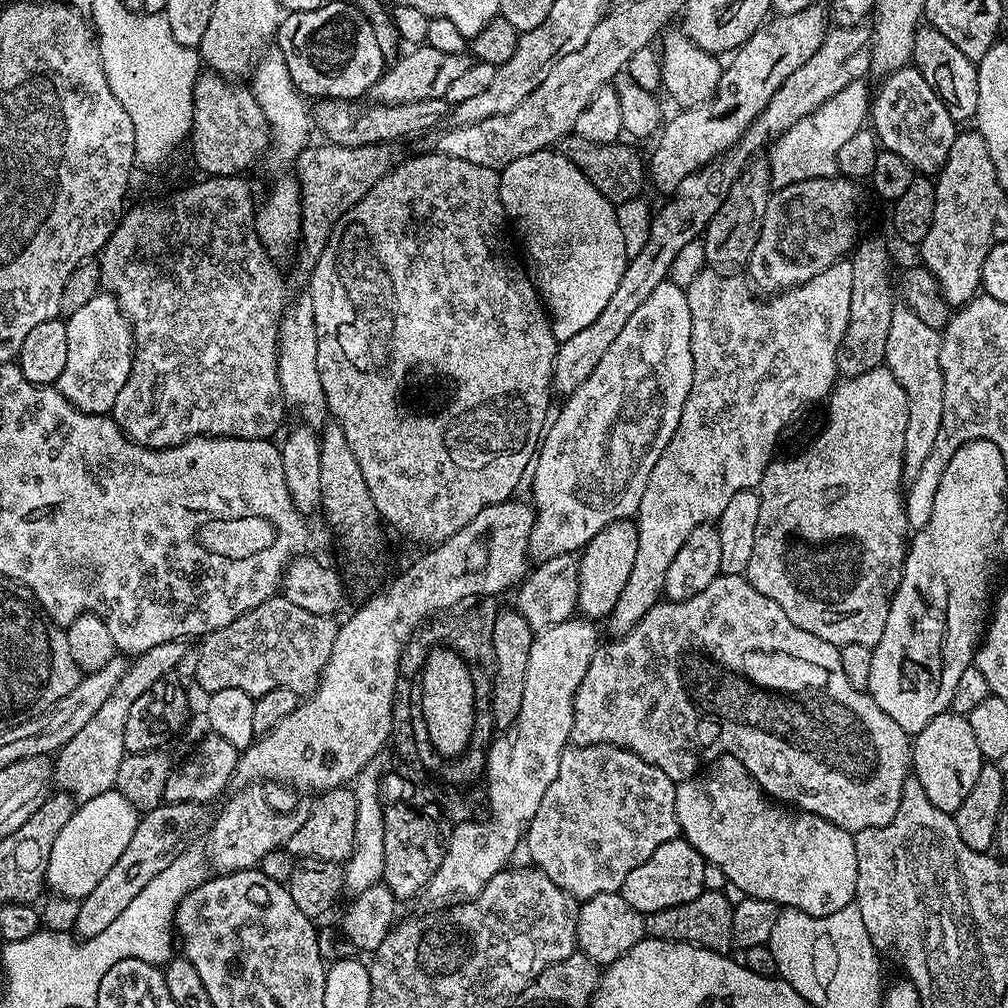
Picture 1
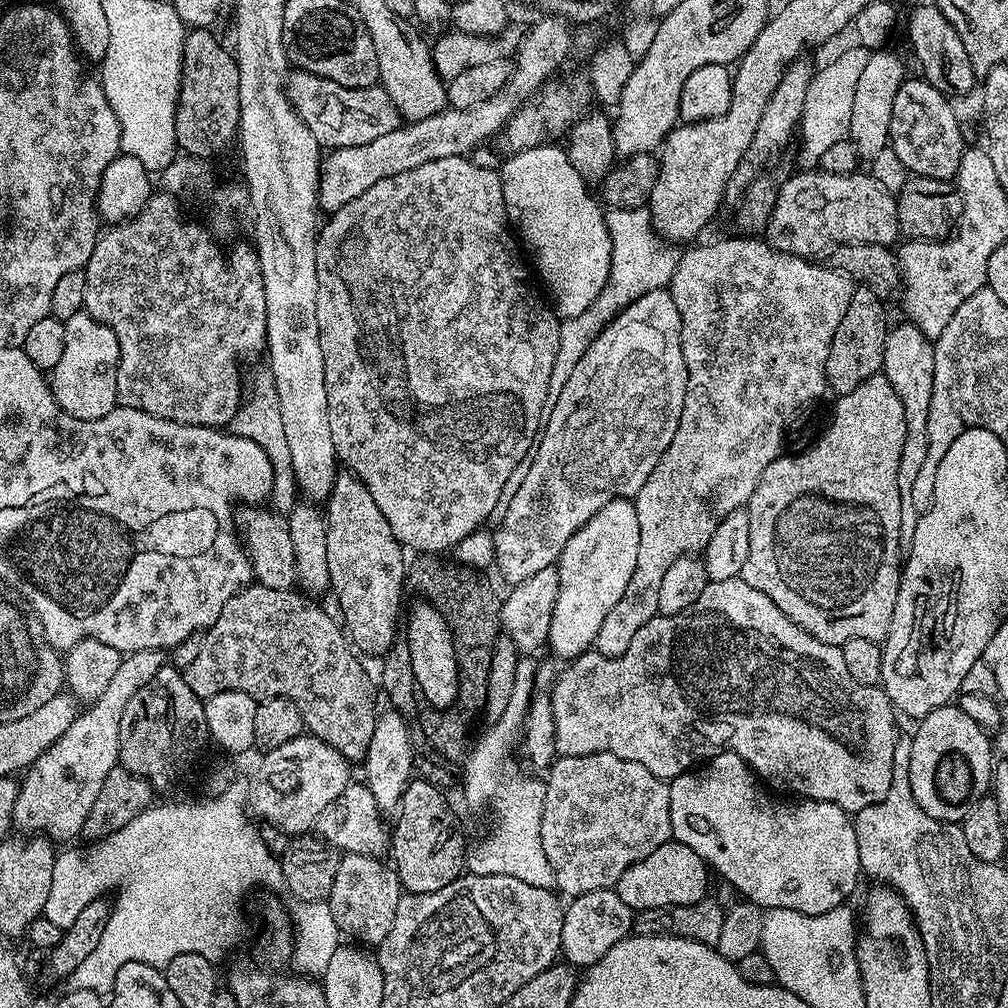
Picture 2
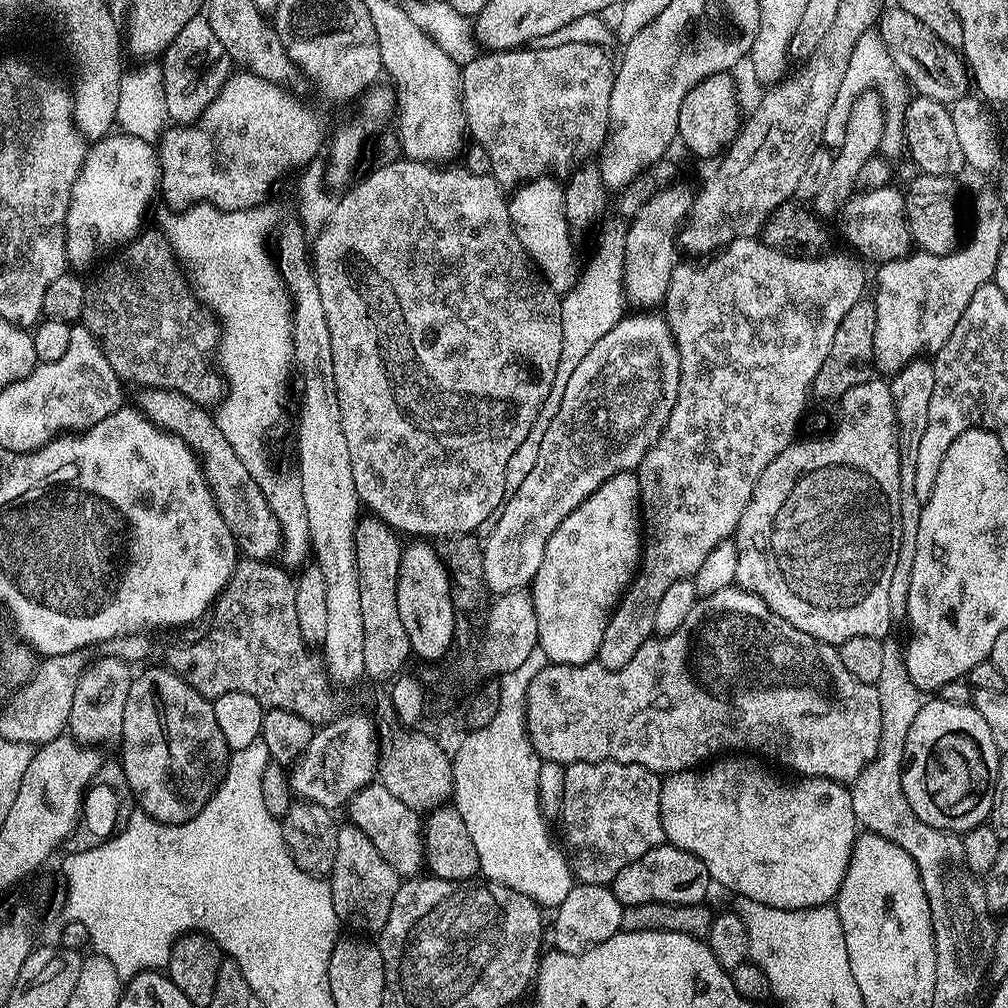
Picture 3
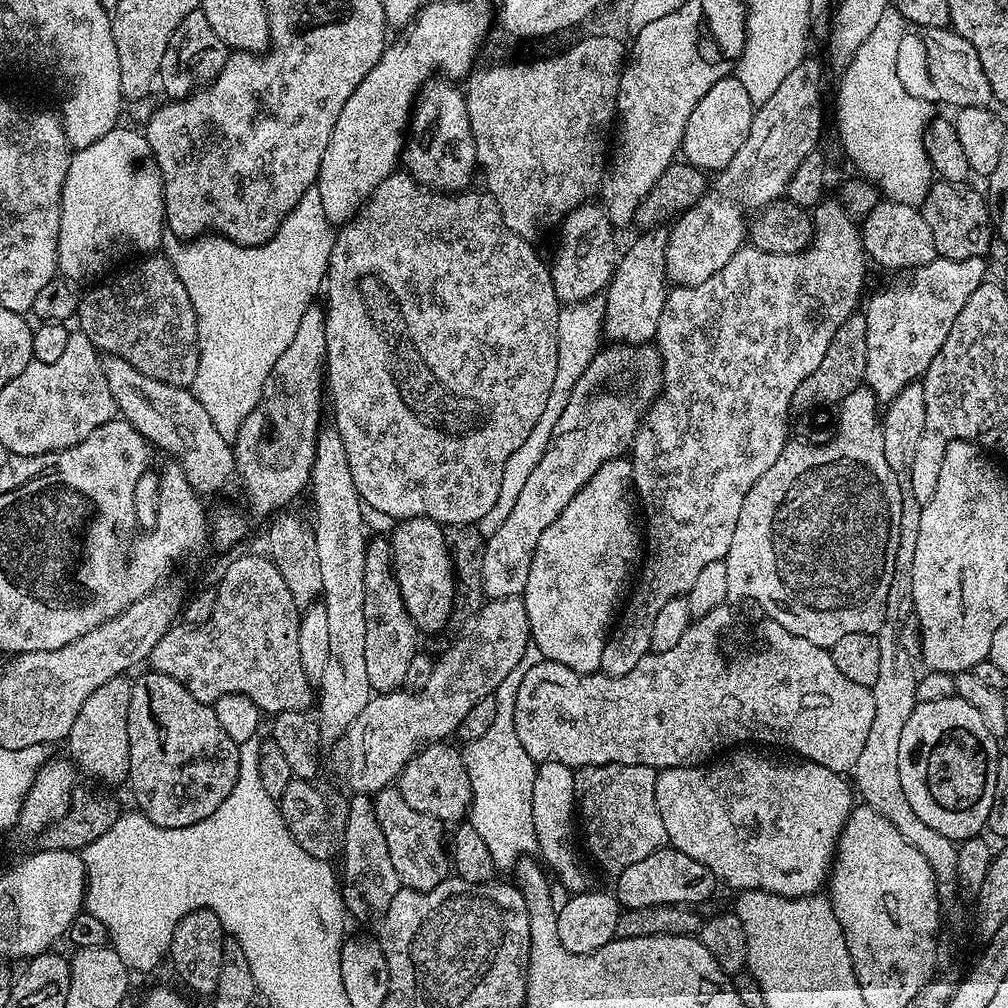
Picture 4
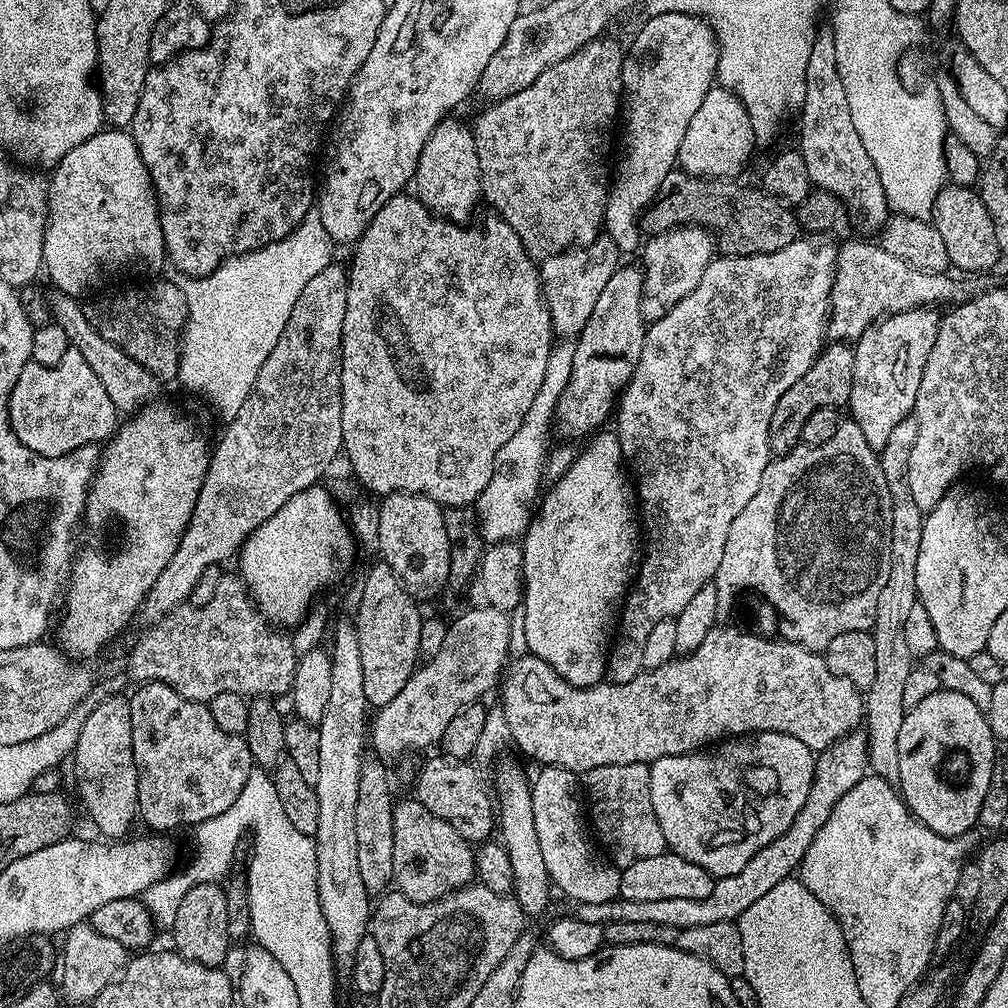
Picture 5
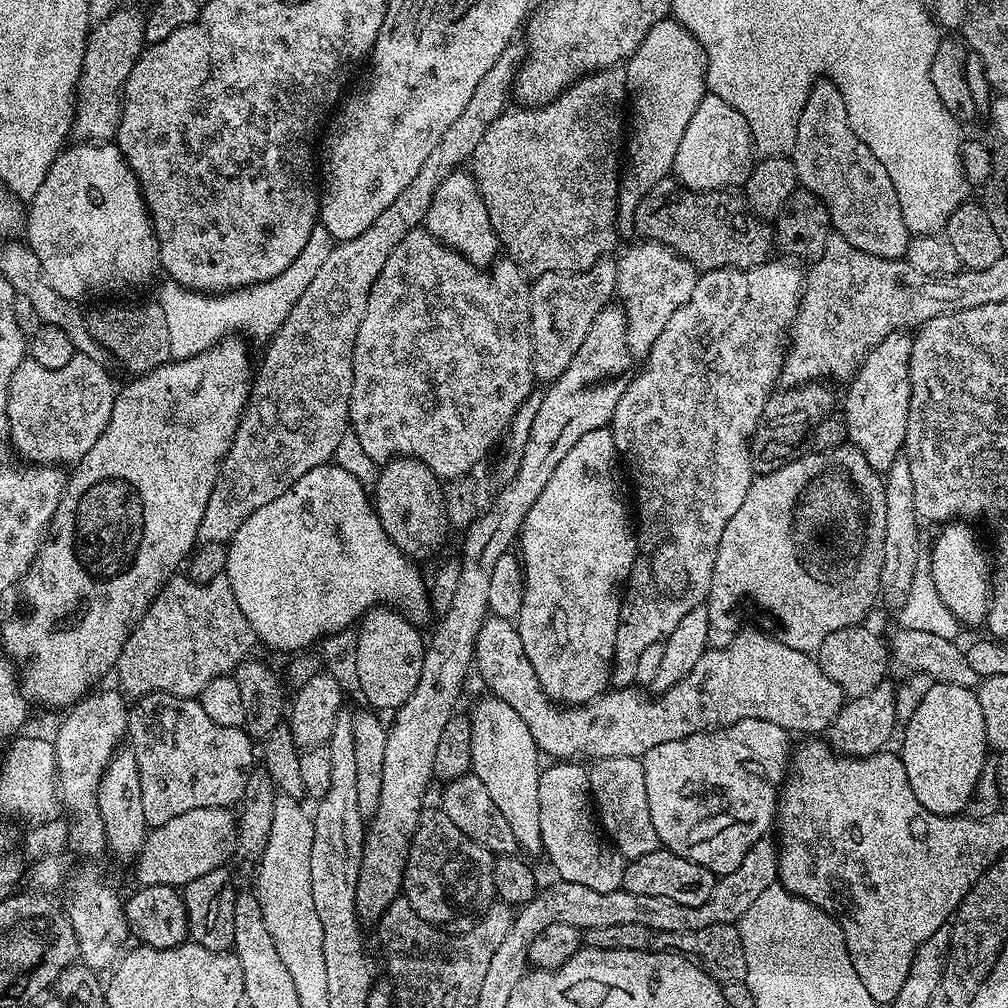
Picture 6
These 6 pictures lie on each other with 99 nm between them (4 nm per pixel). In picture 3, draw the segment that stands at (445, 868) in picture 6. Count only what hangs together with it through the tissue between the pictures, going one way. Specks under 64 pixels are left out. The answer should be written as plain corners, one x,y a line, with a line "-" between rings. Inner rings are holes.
374,780
362,790
358,791
351,797
346,805
348,811
348,820
351,825
361,830
374,844
382,858
390,862
391,866
402,878
415,877
419,872
418,866
423,863
423,841
420,839
421,821
419,813
410,810
404,802
398,801
394,794
385,788
379,780

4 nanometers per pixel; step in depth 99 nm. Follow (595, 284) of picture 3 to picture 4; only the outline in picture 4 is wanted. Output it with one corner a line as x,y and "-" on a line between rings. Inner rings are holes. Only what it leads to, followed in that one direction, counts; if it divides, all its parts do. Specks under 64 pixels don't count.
589,298
579,300
577,304
569,304
561,307
558,314
558,371
554,374
554,386
550,386
550,395
546,398
545,409
542,410
541,417
534,422
534,427
530,430
526,441
506,458
506,463
502,468
501,489
498,492
498,500
493,506
477,520
476,527
484,539
493,536
494,531
502,526
510,511
514,508
518,494
525,486
526,480
530,478
531,471
538,466
539,459
546,452
546,445
553,433
554,425
558,422
559,415
562,414
568,403
572,387
582,378
586,366
596,357
597,352
602,347
602,333
604,331
604,301
600,298

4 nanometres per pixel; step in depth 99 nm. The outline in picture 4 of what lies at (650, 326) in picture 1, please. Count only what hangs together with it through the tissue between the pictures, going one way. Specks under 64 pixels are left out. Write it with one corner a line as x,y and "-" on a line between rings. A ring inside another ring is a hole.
612,342
601,347
596,357
586,366
582,378
572,387
572,393
566,408
559,415
553,433
546,445
546,452
538,461
538,466
530,473
530,478
518,494
514,508
507,515
502,526
494,531
492,537
484,545
484,557
480,563
482,570
482,586
488,600
520,596
526,586
526,578
530,574
530,562
534,550
538,546
538,538
542,538
542,530
562,514
566,502
594,476
598,466
611,460
621,459
631,449
632,439
640,429
644,413
652,406
662,388
662,365
660,349
651,343
629,344

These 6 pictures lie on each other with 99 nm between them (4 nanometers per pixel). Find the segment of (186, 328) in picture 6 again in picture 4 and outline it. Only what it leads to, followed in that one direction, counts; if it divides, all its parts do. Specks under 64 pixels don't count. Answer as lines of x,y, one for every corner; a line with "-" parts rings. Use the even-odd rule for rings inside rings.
313,186
306,190
306,194
302,194
299,202
293,206
292,212
280,223
280,229
271,236
267,243
235,244
232,240
227,240
225,236
215,234
205,234
195,238
181,238
170,231
165,231
160,240
162,255
172,263
174,274
178,274
182,286
186,286
186,294
190,294
190,302
194,306
194,314
196,315
198,350
200,353
198,354
198,374
194,374
194,382
190,385
190,390
195,394
196,400
202,402
206,414
210,414
210,422
214,422
218,434
222,434
222,438
226,438
229,442
235,441
242,422
246,422
250,410
254,410
254,406
258,406
266,386
266,378
270,378
270,370
274,370
274,362
278,362
278,358
282,358
282,350
286,350
286,346
290,346
290,342
294,342
294,333
298,330
298,322
302,322
302,314
313,303
312,295
319,288
321,291
328,275
328,262
333,239
334,226
326,218
326,210
322,210
322,198
318,198
318,190

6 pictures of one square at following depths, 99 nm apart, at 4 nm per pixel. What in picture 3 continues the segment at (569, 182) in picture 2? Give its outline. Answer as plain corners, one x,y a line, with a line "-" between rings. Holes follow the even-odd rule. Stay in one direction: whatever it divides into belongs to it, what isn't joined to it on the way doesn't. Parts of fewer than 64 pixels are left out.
551,175
537,176
517,187
511,193
508,209
514,234
528,251
528,258
538,269
539,275
557,294
571,292
582,273
581,261
576,261
576,244
564,209
564,190
561,181
551,180

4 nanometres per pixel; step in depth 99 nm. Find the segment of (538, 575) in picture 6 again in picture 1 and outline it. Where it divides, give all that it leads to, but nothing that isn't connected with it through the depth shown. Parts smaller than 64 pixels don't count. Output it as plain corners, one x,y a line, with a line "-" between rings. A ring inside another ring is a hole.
632,520
610,522
590,542
578,556
580,581
578,582
578,608
585,617
593,621
603,621
614,610
614,602
626,590
626,578
634,570
634,558
638,555
638,530

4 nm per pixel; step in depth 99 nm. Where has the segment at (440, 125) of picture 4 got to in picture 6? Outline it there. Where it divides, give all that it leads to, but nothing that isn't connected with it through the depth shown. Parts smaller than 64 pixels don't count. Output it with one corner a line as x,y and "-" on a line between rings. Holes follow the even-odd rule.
457,170
438,186
434,194
434,202
430,202
430,210
426,210
423,227
434,238
438,238
455,252
461,252
471,264
477,268
487,269
501,255
500,239
494,234
494,226
490,226
490,214
486,210
486,202
476,185
476,179
468,170

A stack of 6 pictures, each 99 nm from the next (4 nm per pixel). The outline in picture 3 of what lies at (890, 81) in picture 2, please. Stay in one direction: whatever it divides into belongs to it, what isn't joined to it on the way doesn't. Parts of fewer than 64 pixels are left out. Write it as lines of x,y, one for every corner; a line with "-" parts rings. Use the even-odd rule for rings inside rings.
869,90
858,94
854,106
850,106
850,118
846,118
846,138
842,138
842,146
834,155
834,166
814,201
817,211
834,212
843,207
845,201
857,191
862,166
866,166
866,162
870,162
870,158
881,151
880,143
884,140
884,100
877,92

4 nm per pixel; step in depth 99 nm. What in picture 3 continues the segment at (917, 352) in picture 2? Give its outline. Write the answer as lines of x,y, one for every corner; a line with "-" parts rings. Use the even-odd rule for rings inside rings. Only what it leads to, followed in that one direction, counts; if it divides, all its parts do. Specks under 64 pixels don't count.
917,358
909,361
904,368
891,377
892,397
896,411
896,429
900,439
900,545
898,546
898,562
894,566
894,575
890,581
890,610
893,617
905,615
908,595
910,594
910,574
914,566
914,554
918,542
918,522
922,502
918,494
914,494
914,469
918,466
918,458
914,455
918,450
918,442
922,442
922,433
926,431
926,418
930,418
930,402
934,394
936,379
934,367
927,364
927,359

